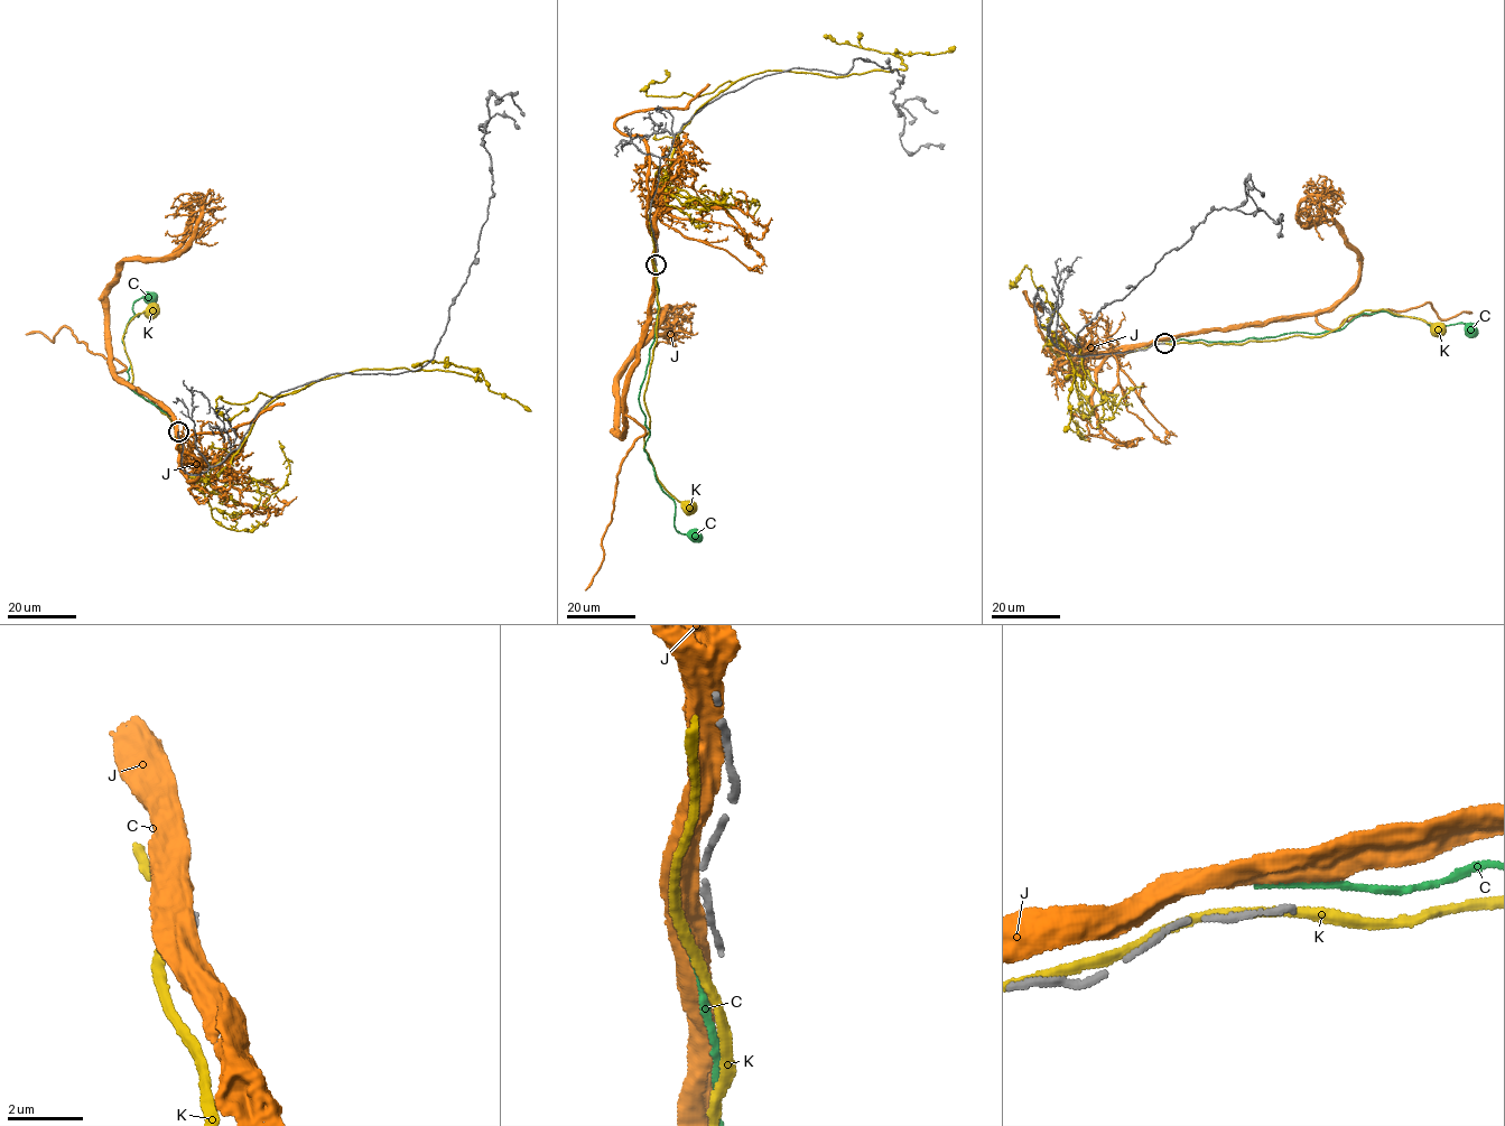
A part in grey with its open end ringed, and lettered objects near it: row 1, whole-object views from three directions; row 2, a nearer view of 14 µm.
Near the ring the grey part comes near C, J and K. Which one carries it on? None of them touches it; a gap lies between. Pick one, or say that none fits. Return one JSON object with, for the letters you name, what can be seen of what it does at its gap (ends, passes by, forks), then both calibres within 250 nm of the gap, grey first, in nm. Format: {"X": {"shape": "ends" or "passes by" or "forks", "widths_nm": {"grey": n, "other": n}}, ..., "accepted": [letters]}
{"accepted": []}

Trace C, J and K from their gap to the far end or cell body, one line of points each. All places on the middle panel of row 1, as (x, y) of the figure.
C: (655, 264), (658, 314), (639, 396), (650, 434), (644, 449), (656, 481), (675, 502), (675, 528), (695, 536)
J: (655, 264), (649, 324), (625, 391), (621, 437), (613, 415), (620, 374), (670, 307), (657, 324), (644, 323)
K: (656, 267), (658, 316), (644, 397), (650, 421), (643, 448), (658, 481), (688, 510)

